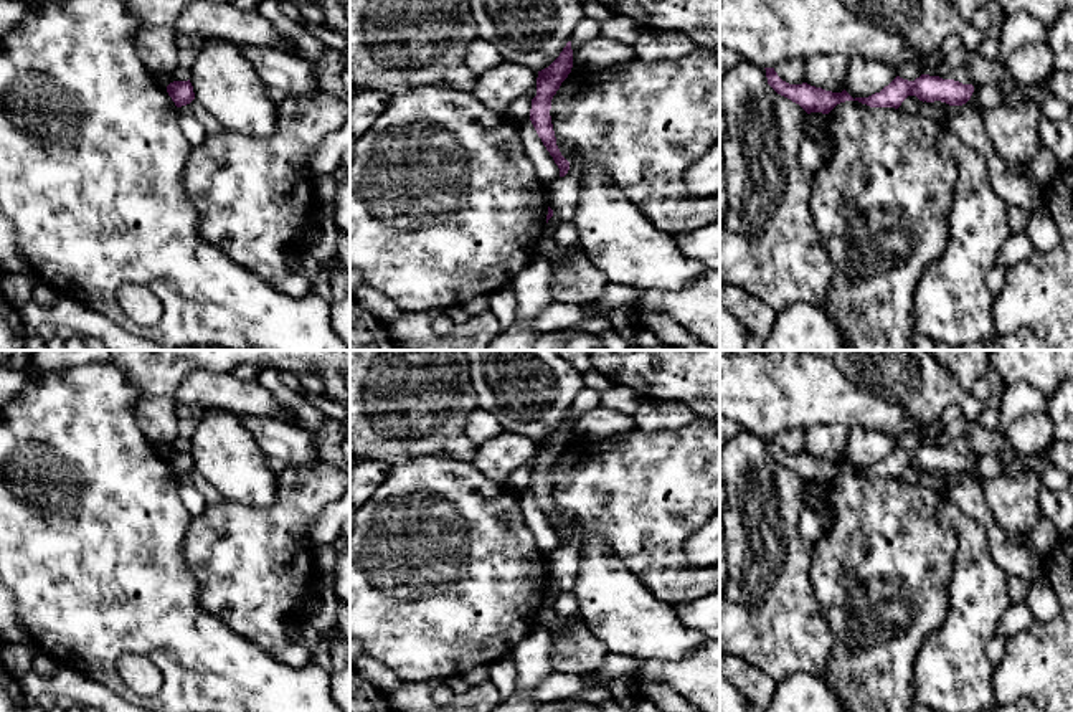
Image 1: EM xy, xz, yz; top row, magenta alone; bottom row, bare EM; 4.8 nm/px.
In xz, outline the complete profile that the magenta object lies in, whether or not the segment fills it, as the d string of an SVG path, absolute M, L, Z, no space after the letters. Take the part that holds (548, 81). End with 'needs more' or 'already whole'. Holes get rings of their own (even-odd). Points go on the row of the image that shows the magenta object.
M571 41L566 43L560 56L545 69L538 71L536 96L532 99L530 121L541 139L543 145L560 169L560 177L570 170L570 162L561 155L551 124L551 99L568 78L573 68Z; already whole

